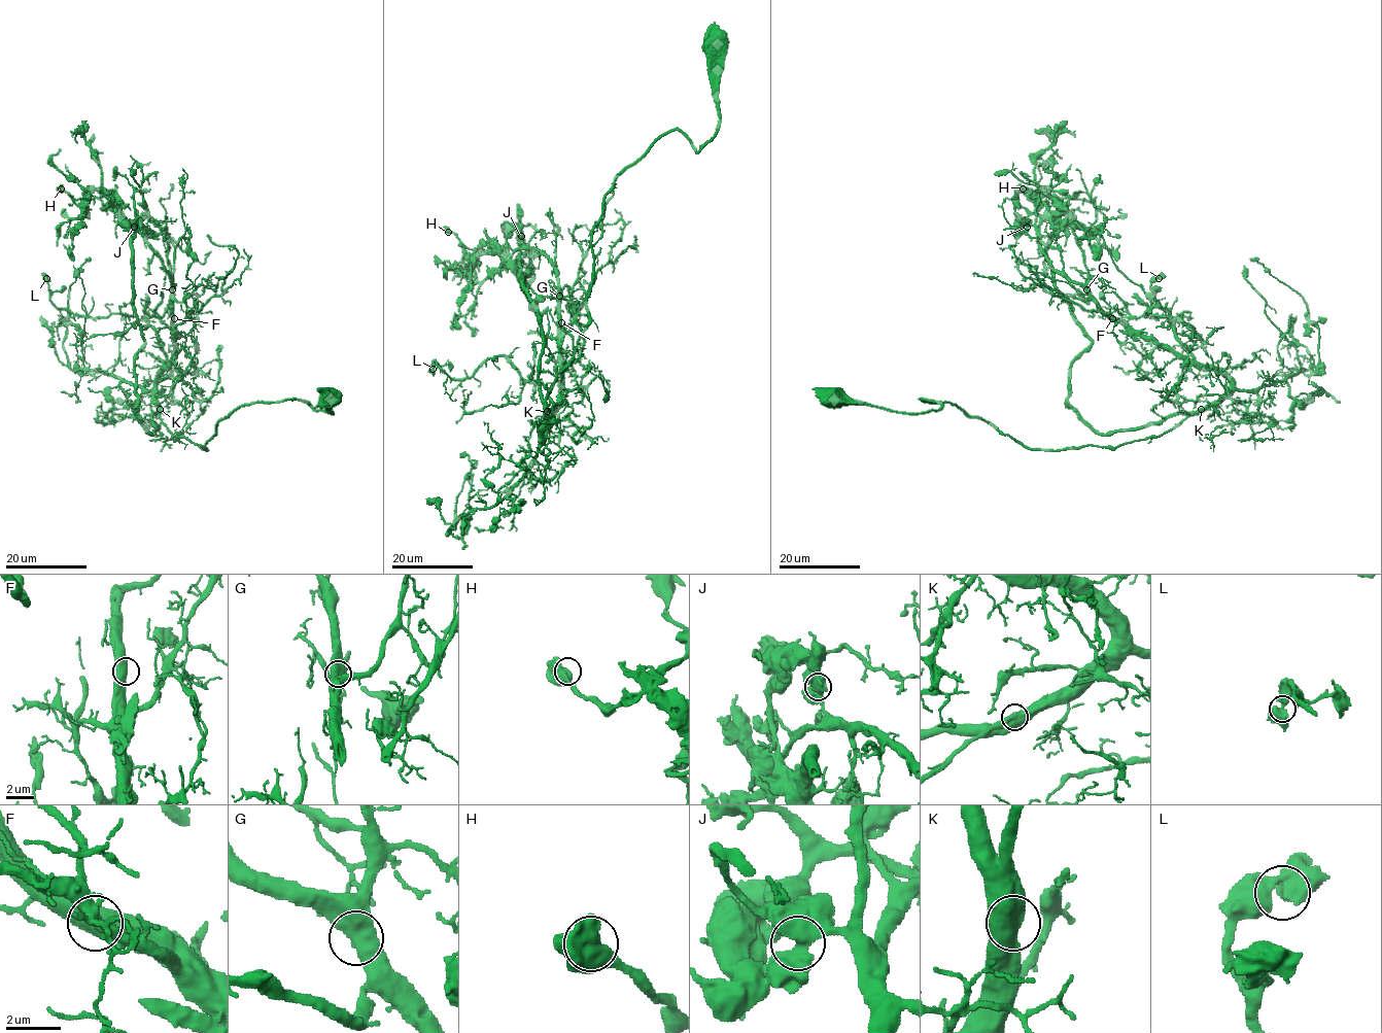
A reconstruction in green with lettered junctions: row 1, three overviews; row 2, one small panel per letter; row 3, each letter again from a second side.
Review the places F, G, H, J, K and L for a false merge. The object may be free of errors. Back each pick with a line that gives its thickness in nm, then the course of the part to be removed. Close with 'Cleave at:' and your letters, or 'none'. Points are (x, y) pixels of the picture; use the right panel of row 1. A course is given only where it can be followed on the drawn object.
Cleave at: none

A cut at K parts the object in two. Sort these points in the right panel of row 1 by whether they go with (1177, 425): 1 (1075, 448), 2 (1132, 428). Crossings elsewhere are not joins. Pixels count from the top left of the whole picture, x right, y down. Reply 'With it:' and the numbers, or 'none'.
With it: 1

